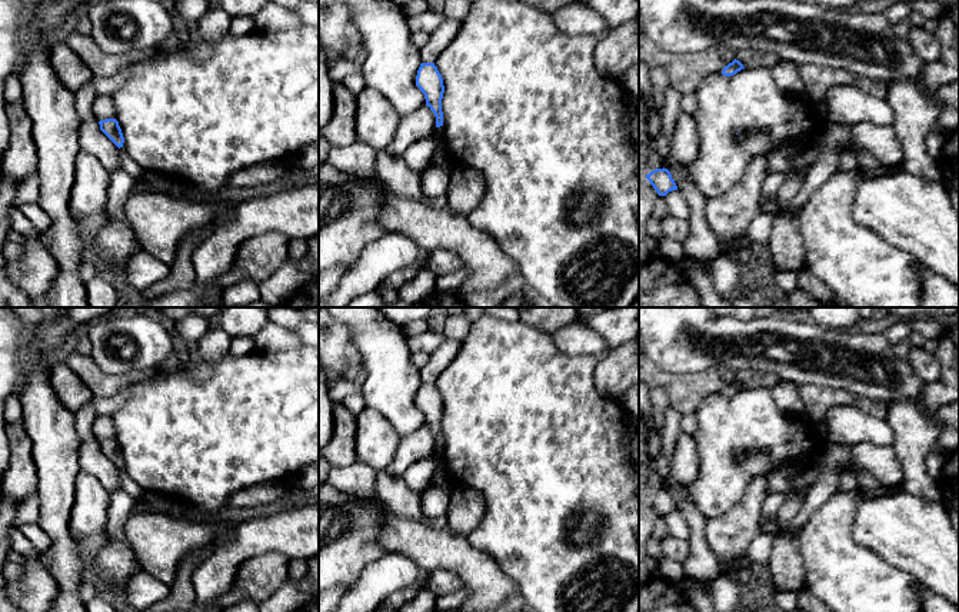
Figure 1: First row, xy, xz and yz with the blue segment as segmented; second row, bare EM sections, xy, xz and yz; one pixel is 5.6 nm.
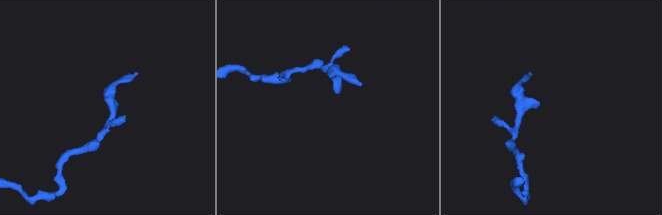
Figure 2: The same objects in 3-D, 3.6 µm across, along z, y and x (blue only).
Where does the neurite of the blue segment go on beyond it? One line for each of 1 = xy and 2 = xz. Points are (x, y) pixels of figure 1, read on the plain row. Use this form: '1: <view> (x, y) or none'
1: none
2: none

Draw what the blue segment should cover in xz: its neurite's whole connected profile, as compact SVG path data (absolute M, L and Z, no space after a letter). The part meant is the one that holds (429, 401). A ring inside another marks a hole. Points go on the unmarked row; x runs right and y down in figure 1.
M422 383L417 396L416 406L422 410L426 419L426 426L436 436L436 448L443 446L442 419L444 413L443 399L434 383Z

